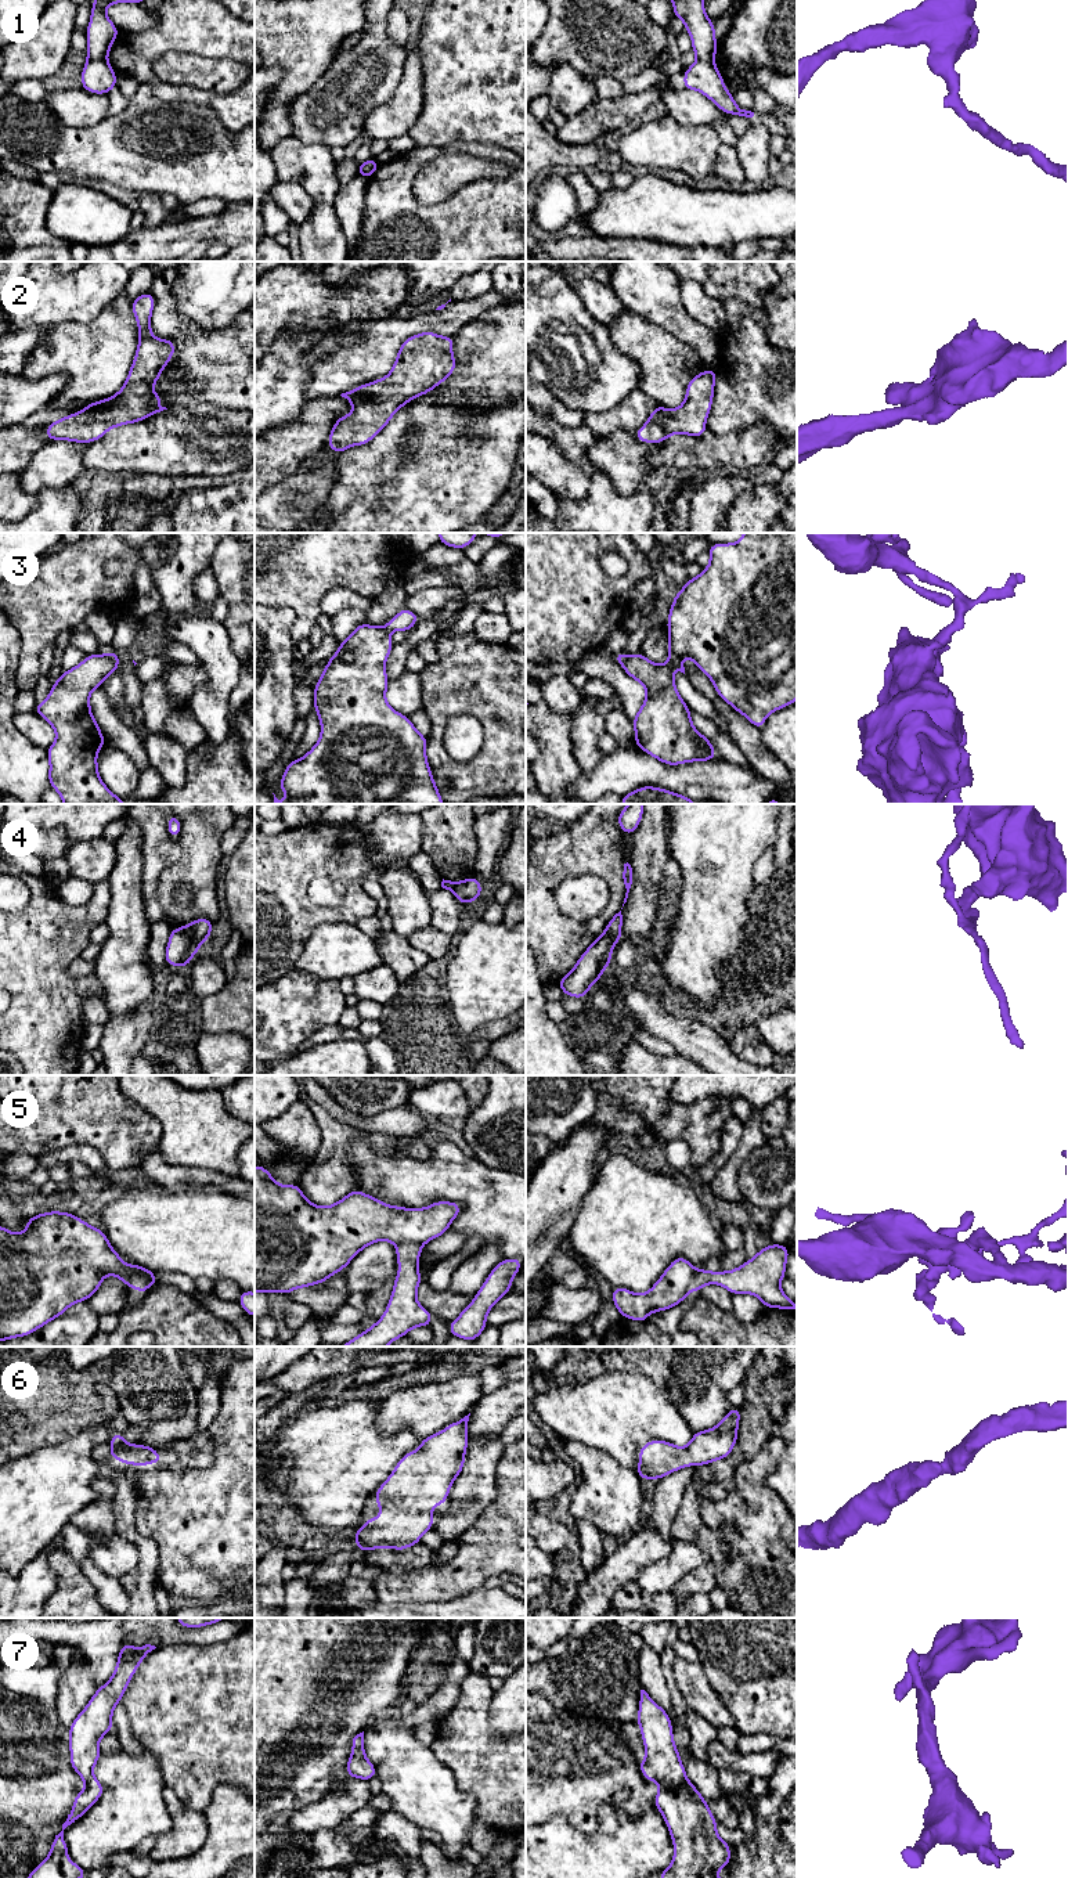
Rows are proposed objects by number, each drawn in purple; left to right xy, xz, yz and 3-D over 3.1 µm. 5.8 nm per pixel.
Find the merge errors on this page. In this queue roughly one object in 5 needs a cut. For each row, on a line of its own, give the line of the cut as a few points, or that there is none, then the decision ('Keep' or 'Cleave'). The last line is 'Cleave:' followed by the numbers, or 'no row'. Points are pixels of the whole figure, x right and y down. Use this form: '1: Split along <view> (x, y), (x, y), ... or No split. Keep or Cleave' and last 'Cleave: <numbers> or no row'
1: Split along xy (87, 58), (105, 61). Cleave
2: No split. Keep
3: Split along xy (105, 655), (118, 666). Cleave
4: Split along xy (181, 929), (198, 945). Cleave
5: Split along xz (421, 1244), (401, 1242), (396, 1246). Cleave
6: No split. Keep
7: No split. Keep
Cleave: 1, 3, 4, 5

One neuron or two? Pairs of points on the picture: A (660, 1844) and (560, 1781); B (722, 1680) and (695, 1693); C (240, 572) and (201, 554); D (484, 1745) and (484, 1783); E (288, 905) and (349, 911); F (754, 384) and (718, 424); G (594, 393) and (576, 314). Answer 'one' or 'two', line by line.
A: two
B: two
C: two
D: one
E: one
F: one
G: one

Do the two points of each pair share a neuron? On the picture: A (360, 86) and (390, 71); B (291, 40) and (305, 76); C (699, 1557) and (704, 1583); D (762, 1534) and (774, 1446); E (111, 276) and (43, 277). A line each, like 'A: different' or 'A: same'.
A: same
B: same
C: different
D: same
E: same

